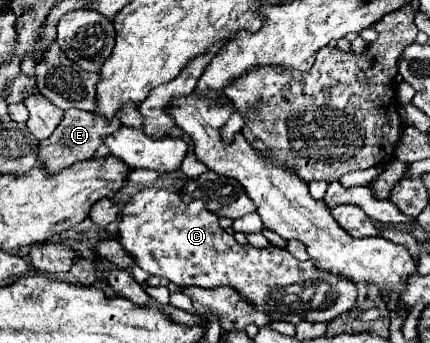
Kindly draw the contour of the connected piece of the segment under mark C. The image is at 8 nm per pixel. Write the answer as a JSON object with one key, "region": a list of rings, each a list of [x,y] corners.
{"region":[[[148,187],[136,193],[126,207],[122,209],[122,221],[118,227],[122,247],[136,257],[136,263],[148,271],[150,275],[166,277],[168,281],[180,287],[220,287],[228,285],[234,287],[242,297],[252,301],[260,311],[266,311],[272,321],[312,321],[312,323],[330,323],[338,315],[352,309],[356,303],[356,285],[348,279],[340,279],[330,271],[320,271],[312,261],[298,261],[286,249],[264,247],[256,249],[250,245],[238,245],[232,235],[228,235],[220,225],[218,217],[212,215],[202,201],[184,203],[178,193],[170,193],[168,189]]]}

